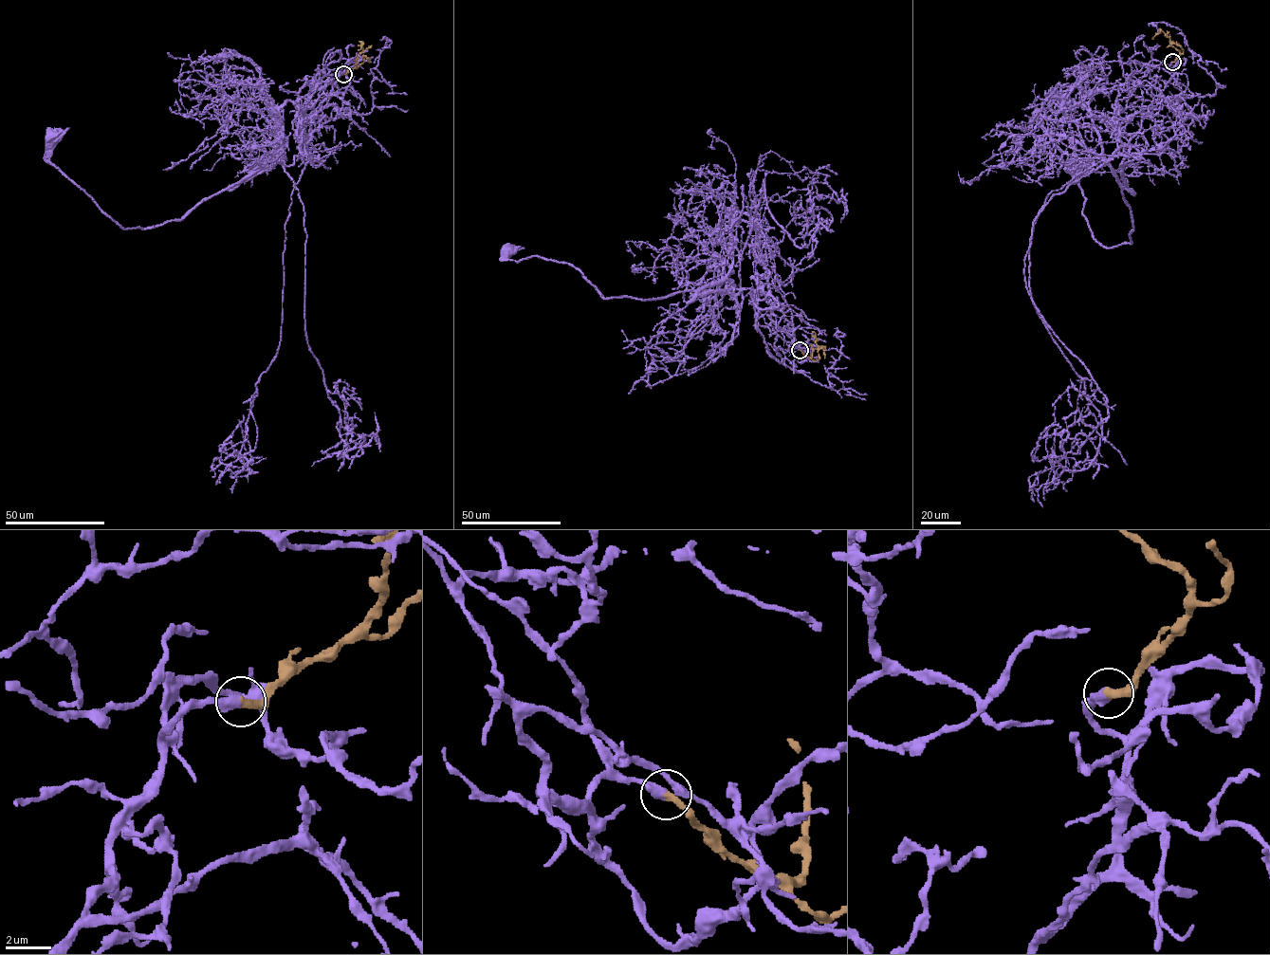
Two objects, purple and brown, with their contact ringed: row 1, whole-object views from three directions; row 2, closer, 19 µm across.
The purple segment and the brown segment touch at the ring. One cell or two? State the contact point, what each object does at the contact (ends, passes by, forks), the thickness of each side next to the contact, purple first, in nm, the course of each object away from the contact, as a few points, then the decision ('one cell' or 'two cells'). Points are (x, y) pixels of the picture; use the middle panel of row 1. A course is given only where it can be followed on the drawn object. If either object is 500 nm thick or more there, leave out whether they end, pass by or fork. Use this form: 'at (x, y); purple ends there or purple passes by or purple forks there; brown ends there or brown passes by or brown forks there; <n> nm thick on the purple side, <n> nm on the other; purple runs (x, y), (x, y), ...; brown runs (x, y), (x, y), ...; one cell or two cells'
at (800, 350); purple ends there; brown ends there; 480 nm thick on the purple side, 340 nm on the other; purple runs (800, 349), (758, 323), (756, 300), (778, 305), (759, 307), (749, 289), (604, 298), (567, 264), (508, 252); brown runs (800, 349), (811, 357), (812, 349), (818, 346), (816, 334), (812, 331); one cell

